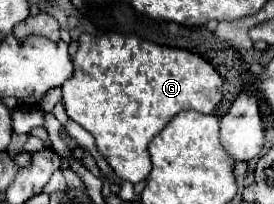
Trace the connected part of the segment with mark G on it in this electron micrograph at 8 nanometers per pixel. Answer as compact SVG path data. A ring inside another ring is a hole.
M116 32L102 36L82 34L78 52L72 60L76 72L62 84L64 110L74 122L78 122L86 132L94 136L100 156L110 164L114 174L132 184L146 180L146 176L150 174L152 166L148 142L172 120L172 116L176 116L180 110L190 108L202 114L212 114L222 100L222 78L210 62L188 50L156 44L138 36L124 36Z

